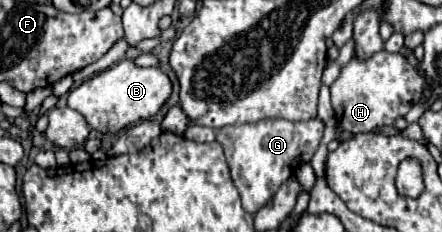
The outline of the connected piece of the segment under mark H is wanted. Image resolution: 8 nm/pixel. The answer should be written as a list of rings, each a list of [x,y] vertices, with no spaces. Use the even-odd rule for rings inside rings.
[[[382,49],[368,59],[354,57],[350,63],[346,63],[340,69],[338,79],[330,85],[330,91],[332,91],[332,107],[334,107],[336,127],[340,133],[350,133],[350,135],[376,133],[378,127],[394,127],[394,121],[398,117],[404,117],[420,101],[420,97],[424,93],[424,81],[418,75],[418,71],[400,53],[388,53]]]

